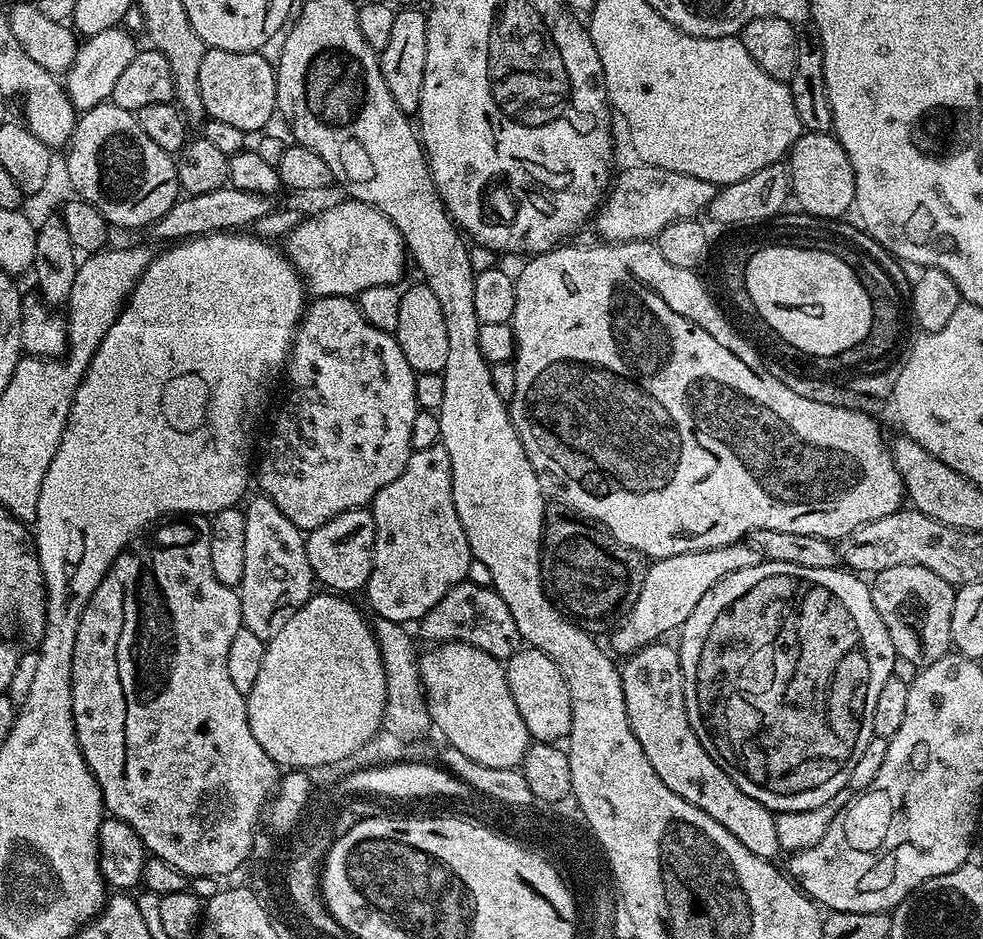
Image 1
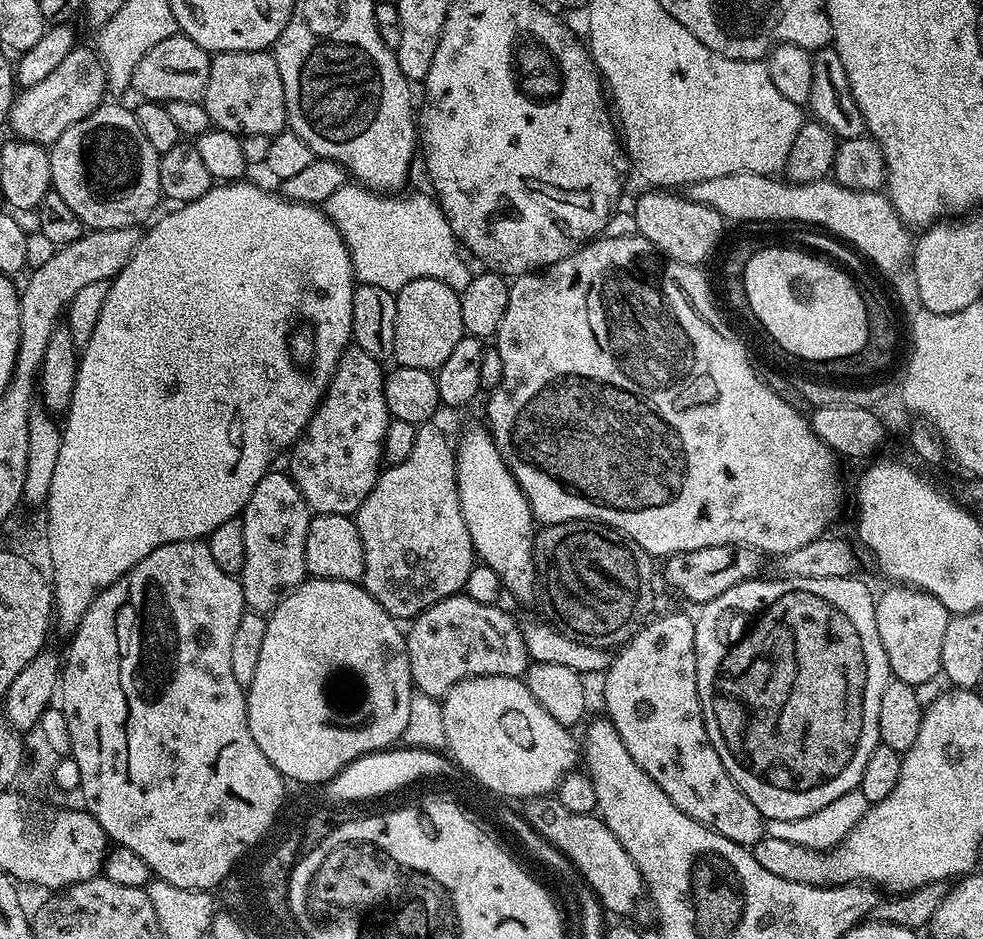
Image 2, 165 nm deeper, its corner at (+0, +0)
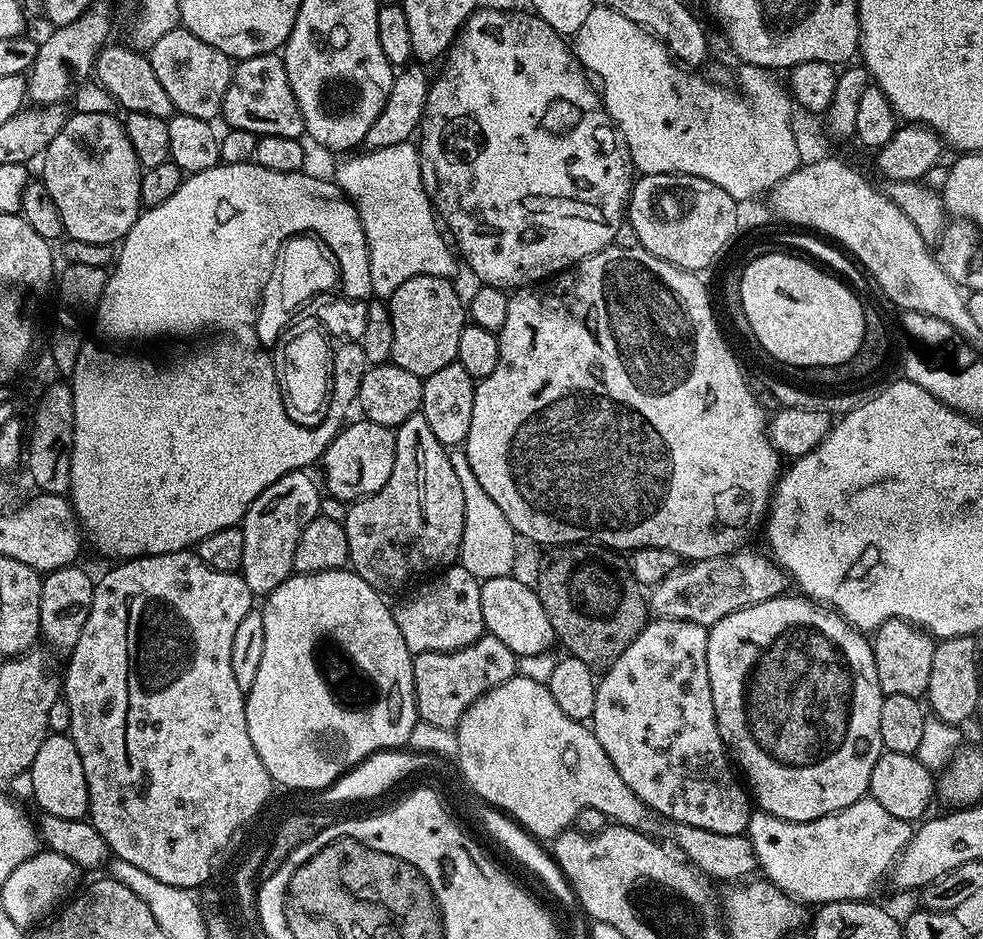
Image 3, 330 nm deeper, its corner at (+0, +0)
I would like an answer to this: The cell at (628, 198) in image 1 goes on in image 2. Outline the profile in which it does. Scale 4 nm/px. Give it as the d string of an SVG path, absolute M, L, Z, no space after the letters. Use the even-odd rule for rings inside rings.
M753 172L726 174L722 178L706 178L697 184L687 185L686 195L688 199L702 206L710 206L710 210L718 210L718 214L728 222L732 220L793 220L796 224L806 224L802 226L819 226L825 233L851 245L865 261L873 260L884 271L881 272L884 274L896 274L894 272L898 271L903 264L905 267L909 263L910 253L914 247L913 237L911 235L908 237L909 225L901 220L895 206L889 202L883 191L859 192L837 184L832 178L805 184L793 184L784 178L776 179L780 178L772 174L763 176Z

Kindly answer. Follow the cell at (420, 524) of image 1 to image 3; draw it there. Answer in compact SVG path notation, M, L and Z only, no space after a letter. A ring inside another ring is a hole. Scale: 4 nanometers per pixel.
M419 414L406 418L406 422L402 422L395 433L394 470L386 486L382 486L382 490L373 496L364 496L349 503L348 513L342 516L351 571L359 574L381 594L389 594L423 572L435 573L445 566L455 565L460 555L463 532L463 490L450 464L449 449L440 444L438 438L434 438L426 418Z

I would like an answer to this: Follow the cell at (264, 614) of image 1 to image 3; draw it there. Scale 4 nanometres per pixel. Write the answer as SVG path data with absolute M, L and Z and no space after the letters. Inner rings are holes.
M301 470L278 478L278 482L274 482L274 486L266 486L266 490L262 490L262 494L258 494L258 498L254 498L254 502L246 510L242 521L244 533L242 534L242 566L239 573L244 577L246 586L252 591L253 597L267 598L275 588L282 586L282 582L286 582L288 577L293 575L294 550L298 550L298 538L302 538L302 530L306 530L306 526L310 526L310 522L321 515L322 488L317 481L316 485L307 476L308 474L307 471Z

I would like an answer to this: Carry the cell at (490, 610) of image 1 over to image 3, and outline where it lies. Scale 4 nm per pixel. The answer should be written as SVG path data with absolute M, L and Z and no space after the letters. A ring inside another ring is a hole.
M483 634L472 645L453 652L426 652L412 657L416 715L430 726L455 729L462 714L475 700L490 690L502 686L518 672L518 657L505 643Z

